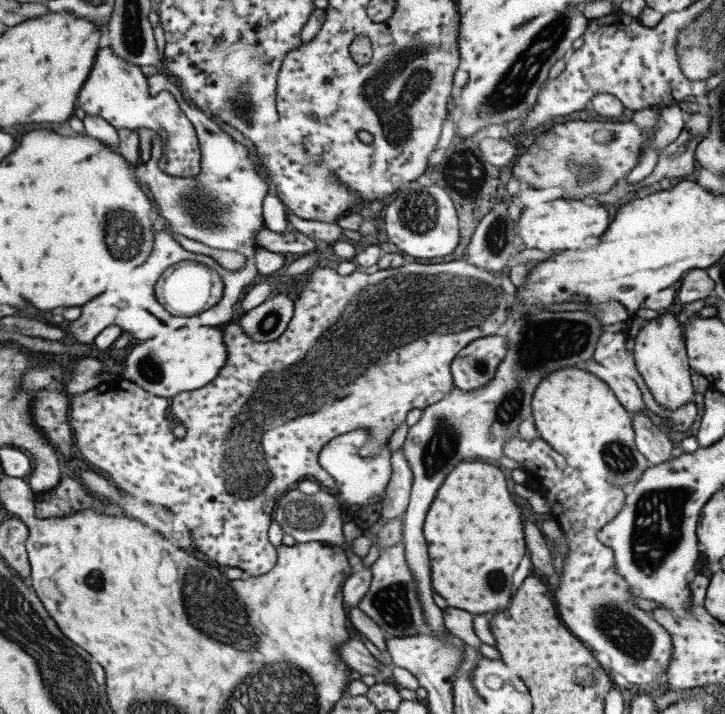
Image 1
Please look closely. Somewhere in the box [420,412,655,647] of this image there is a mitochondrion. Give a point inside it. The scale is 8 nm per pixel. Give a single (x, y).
(616, 456)

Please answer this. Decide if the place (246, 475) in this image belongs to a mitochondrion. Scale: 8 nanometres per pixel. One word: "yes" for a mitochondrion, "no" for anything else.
yes

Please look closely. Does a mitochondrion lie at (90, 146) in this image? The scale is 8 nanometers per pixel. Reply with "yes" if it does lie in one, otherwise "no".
no

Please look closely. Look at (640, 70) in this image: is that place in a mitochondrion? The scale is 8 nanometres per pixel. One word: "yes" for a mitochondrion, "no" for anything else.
no

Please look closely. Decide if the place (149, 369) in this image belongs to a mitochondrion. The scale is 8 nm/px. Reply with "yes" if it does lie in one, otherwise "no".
yes

